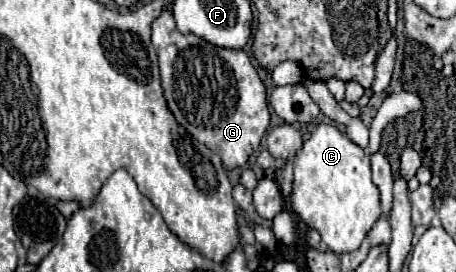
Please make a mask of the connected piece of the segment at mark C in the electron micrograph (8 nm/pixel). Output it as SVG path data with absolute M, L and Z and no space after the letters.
M319 123L293 161L295 179L291 207L309 227L317 229L327 249L337 255L359 249L367 231L381 217L379 189L371 181L369 155L337 127Z

